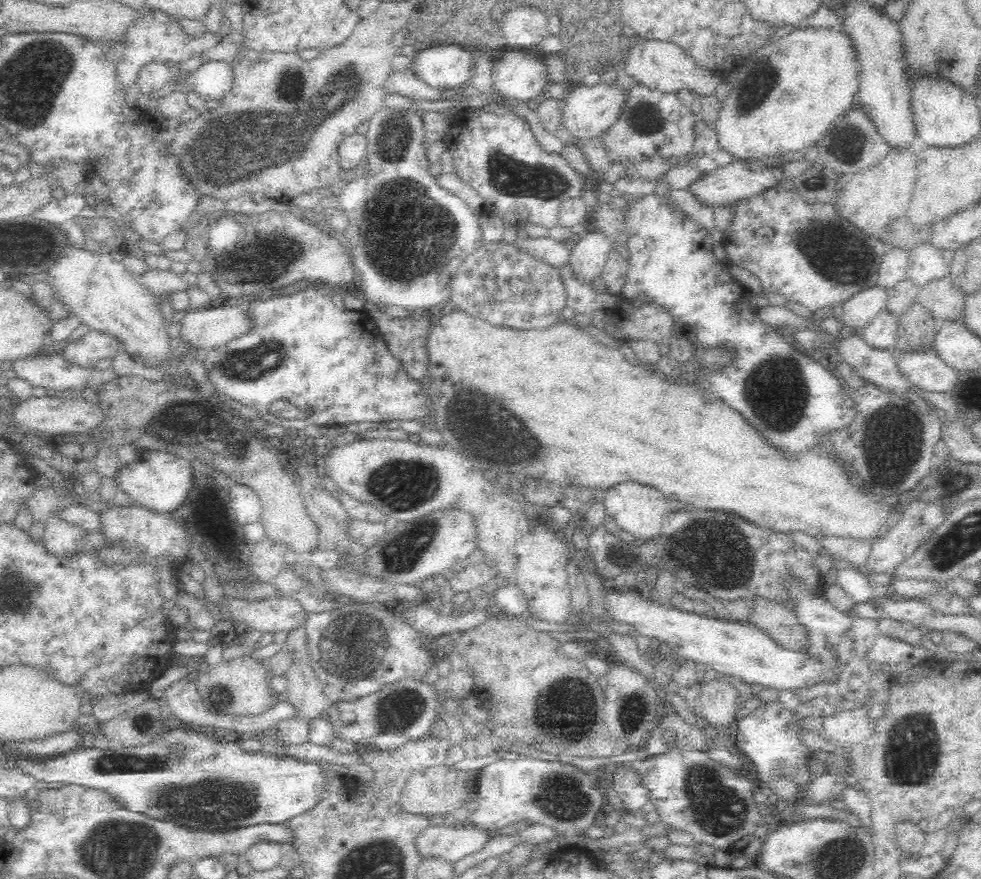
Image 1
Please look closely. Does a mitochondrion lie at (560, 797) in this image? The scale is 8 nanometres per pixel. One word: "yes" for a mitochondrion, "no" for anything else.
yes

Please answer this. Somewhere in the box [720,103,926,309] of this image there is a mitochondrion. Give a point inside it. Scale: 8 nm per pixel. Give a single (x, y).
(842, 256)

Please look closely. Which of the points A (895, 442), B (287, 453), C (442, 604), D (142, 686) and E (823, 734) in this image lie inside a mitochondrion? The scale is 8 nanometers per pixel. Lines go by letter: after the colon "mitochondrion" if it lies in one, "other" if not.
A: mitochondrion
B: other
C: other
D: other
E: other

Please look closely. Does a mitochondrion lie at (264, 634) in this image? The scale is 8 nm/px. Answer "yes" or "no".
no

